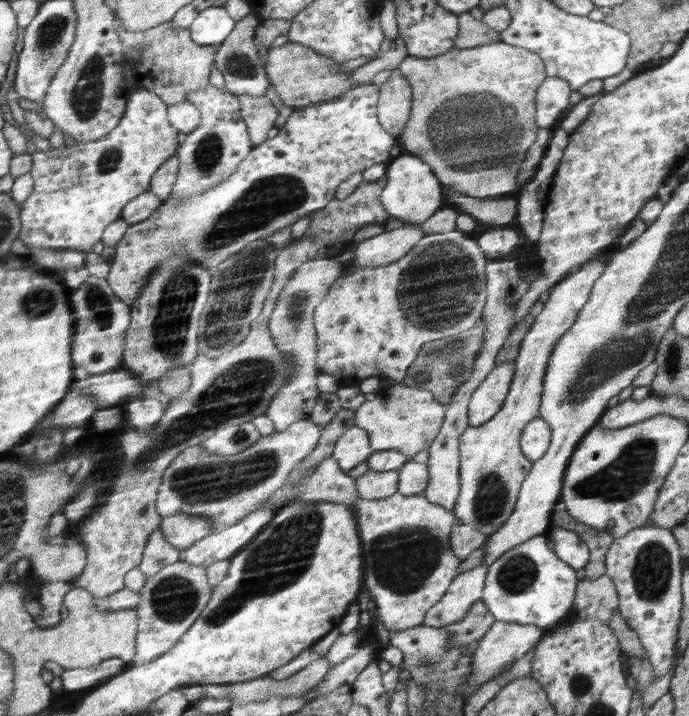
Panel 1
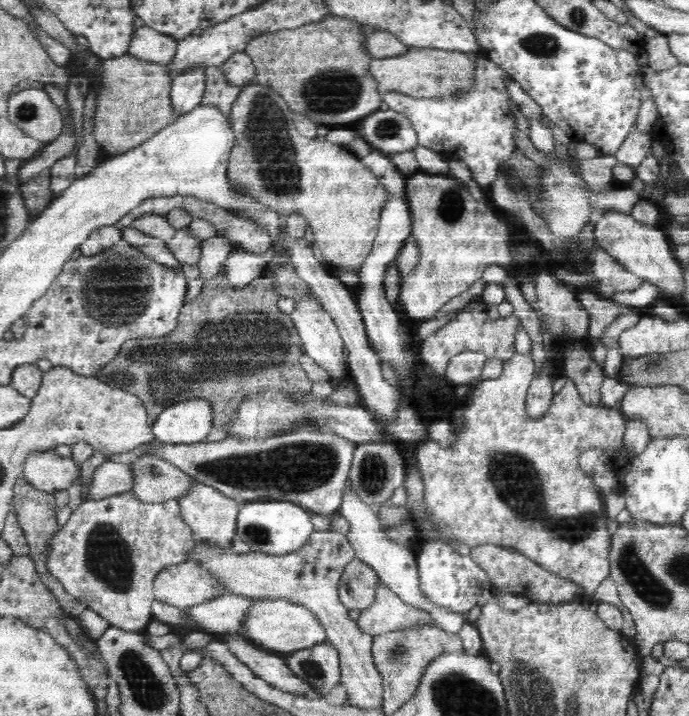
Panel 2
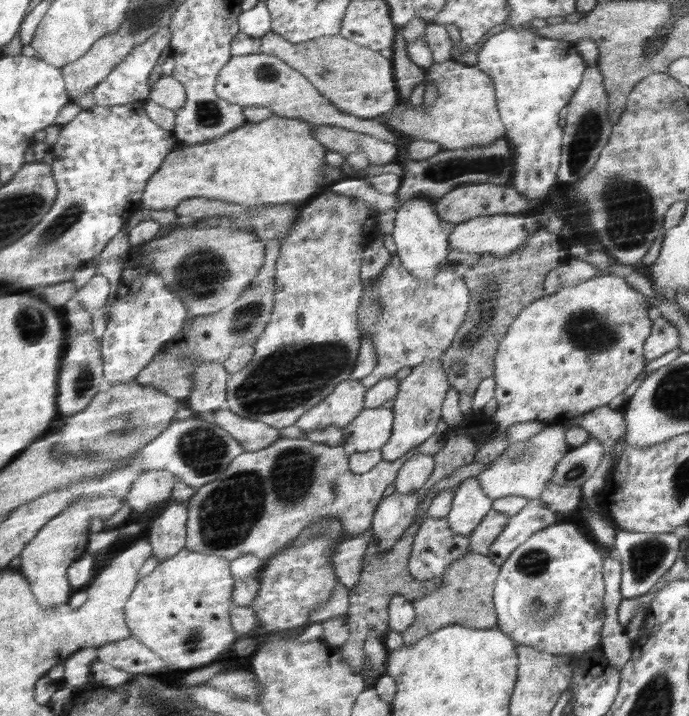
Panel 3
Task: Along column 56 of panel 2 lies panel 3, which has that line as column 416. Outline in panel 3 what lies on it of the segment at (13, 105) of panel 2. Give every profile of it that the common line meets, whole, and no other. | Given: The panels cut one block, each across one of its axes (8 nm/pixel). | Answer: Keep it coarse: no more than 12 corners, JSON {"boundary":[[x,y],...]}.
{"boundary":[[433,63],[432,106],[376,120],[448,150],[504,138],[496,86],[476,66]]}

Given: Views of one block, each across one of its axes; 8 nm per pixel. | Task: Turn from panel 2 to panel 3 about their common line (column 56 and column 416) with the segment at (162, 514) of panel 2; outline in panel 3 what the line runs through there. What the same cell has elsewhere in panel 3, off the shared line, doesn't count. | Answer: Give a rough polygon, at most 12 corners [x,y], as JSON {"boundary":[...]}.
{"boundary":[[427,517],[409,556],[418,580],[441,578],[469,552],[448,519]]}

